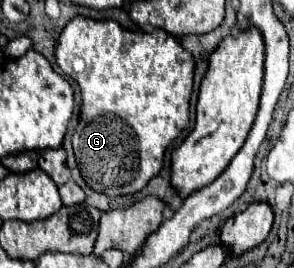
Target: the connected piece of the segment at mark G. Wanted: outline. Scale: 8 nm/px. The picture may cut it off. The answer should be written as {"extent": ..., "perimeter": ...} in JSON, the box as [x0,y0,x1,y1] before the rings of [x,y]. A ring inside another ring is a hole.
{"extent":[56,17,194,197],"perimeter":[[[74,17],[56,43],[58,67],[78,83],[82,93],[82,109],[78,125],[72,133],[72,147],[82,179],[98,193],[108,197],[130,195],[140,191],[162,169],[166,147],[186,129],[192,97],[194,61],[176,37],[162,29],[152,33],[126,31],[116,21],[94,21]]]}

